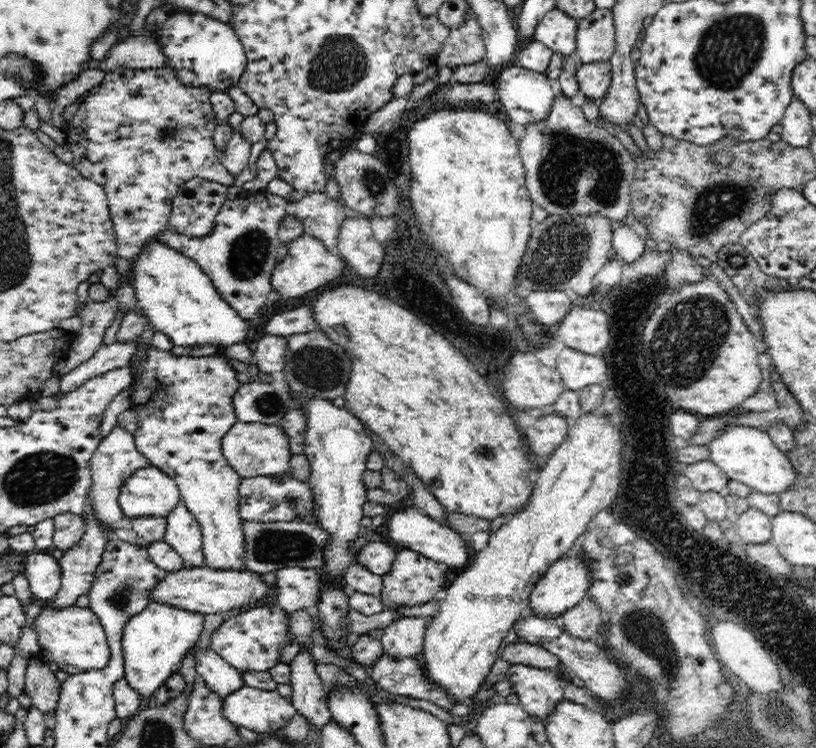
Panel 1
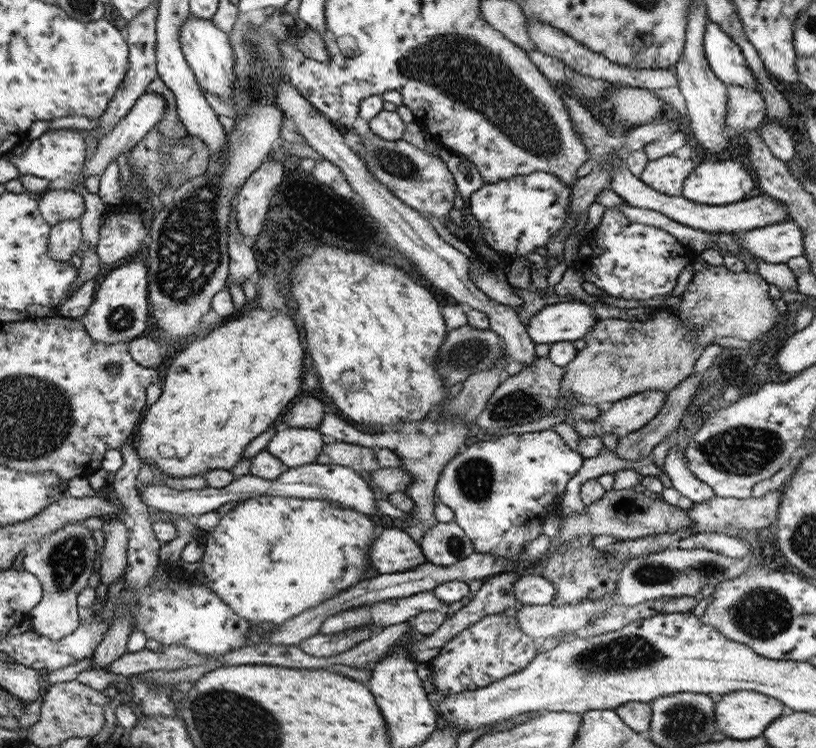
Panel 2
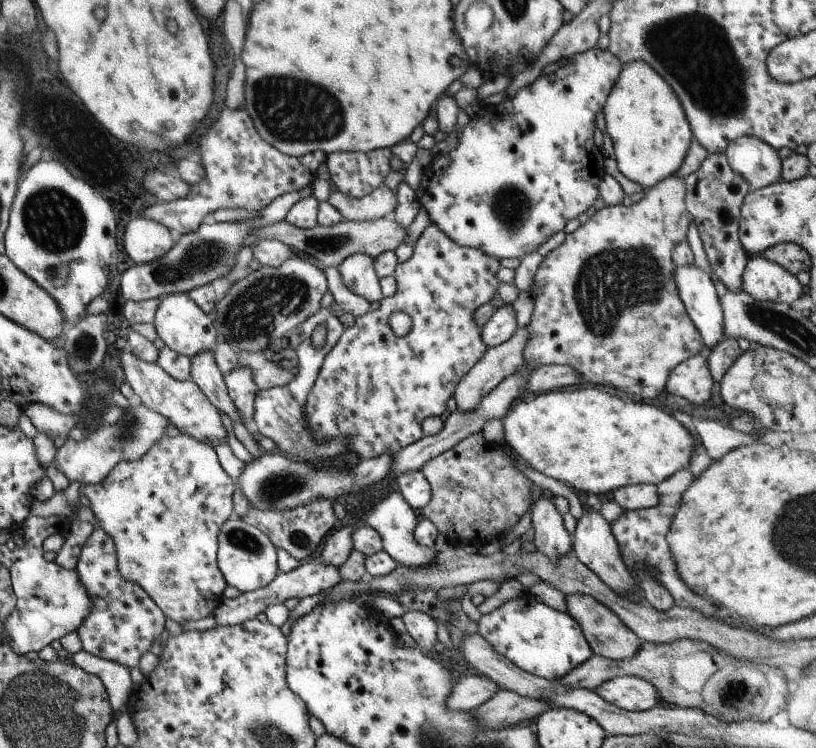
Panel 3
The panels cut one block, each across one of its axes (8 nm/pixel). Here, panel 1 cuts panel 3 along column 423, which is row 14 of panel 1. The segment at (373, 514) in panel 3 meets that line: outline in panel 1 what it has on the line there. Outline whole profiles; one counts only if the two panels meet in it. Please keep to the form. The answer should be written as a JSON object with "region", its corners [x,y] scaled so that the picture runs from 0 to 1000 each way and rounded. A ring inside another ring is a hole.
{"region":[[[684,11],[672,15],[653,40],[653,51],[680,71],[700,74],[705,70],[708,25]]]}

